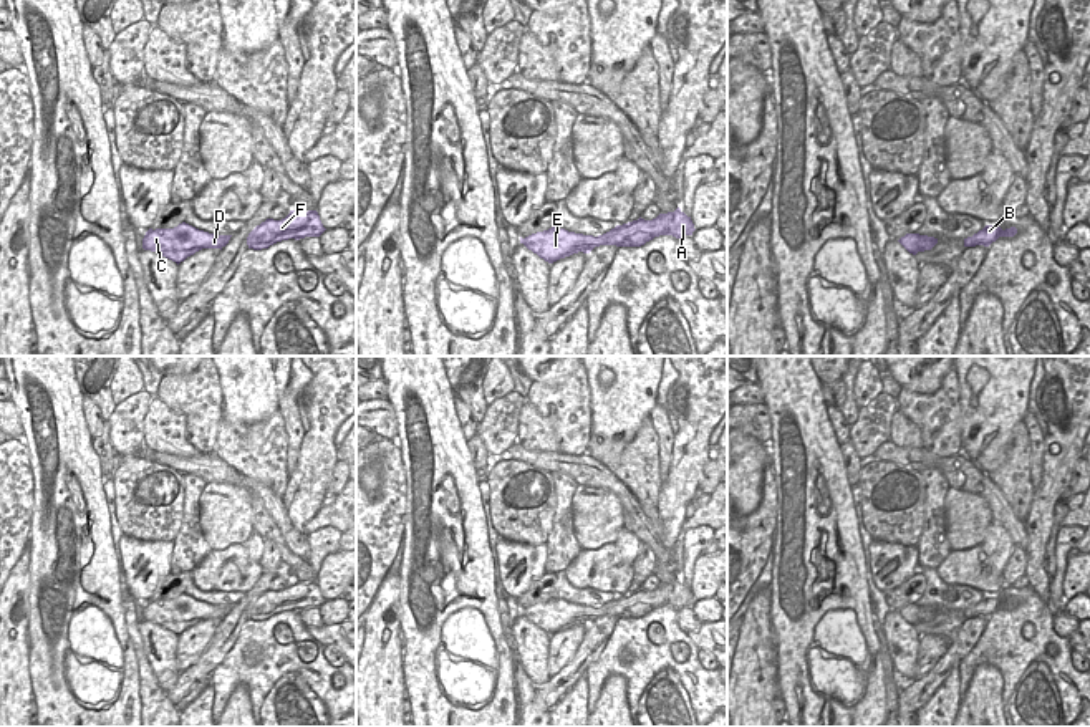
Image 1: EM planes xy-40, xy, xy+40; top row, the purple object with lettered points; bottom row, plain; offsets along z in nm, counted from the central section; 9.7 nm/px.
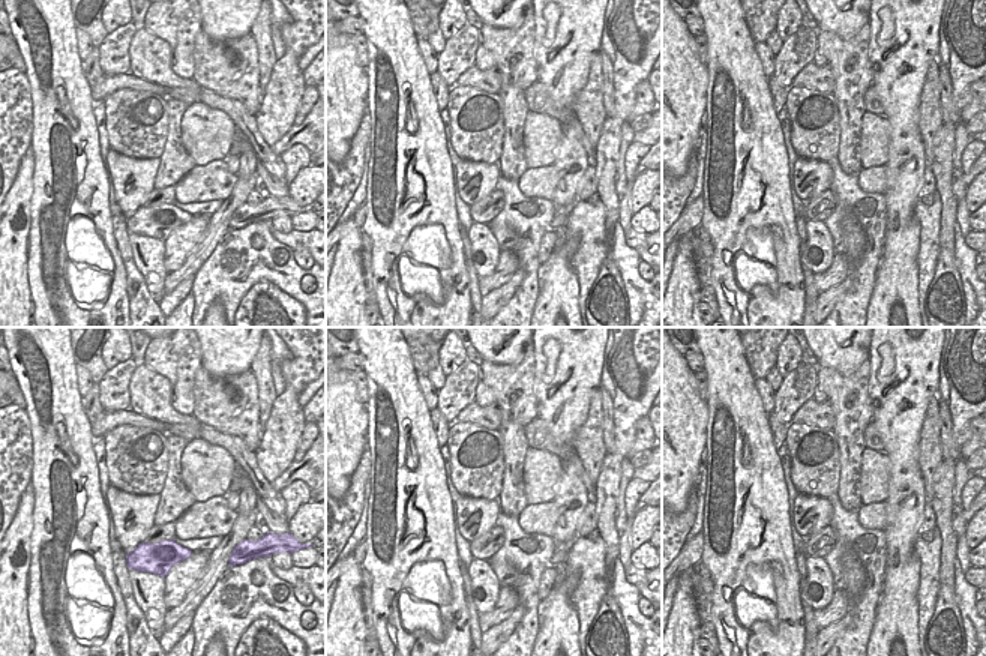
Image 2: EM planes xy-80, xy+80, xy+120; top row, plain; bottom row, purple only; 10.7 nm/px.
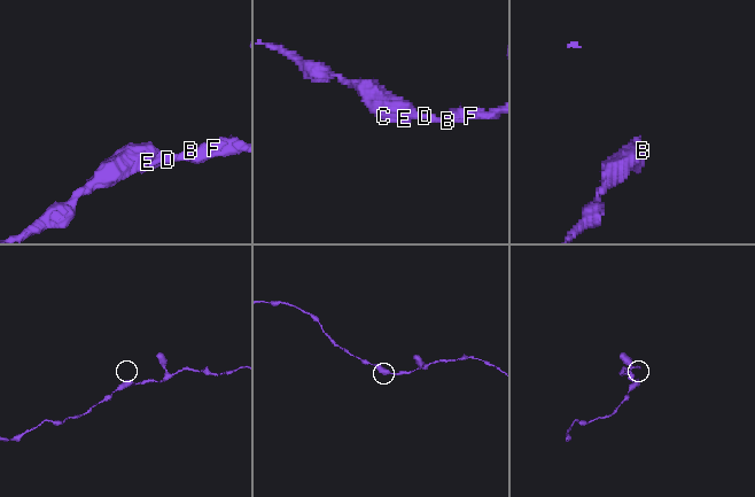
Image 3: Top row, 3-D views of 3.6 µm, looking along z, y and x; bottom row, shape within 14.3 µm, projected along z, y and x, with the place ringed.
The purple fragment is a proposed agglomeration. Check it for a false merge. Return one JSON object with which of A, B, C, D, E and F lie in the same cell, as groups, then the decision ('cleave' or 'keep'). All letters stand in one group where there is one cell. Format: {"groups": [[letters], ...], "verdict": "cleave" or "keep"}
{"groups": [["A", "B", "C", "D", "E", "F"]], "verdict": "keep"}

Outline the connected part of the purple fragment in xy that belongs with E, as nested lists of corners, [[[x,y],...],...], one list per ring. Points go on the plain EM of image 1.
[[[678,578],[674,583],[659,585],[653,591],[639,588],[638,591],[616,596],[610,603],[598,608],[552,598],[525,609],[520,608],[520,614],[545,633],[553,634],[578,623],[590,624],[600,616],[641,618],[659,606],[681,609],[684,606],[692,606],[694,601],[691,588]]]

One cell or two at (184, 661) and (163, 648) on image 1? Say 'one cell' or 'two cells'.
two cells

